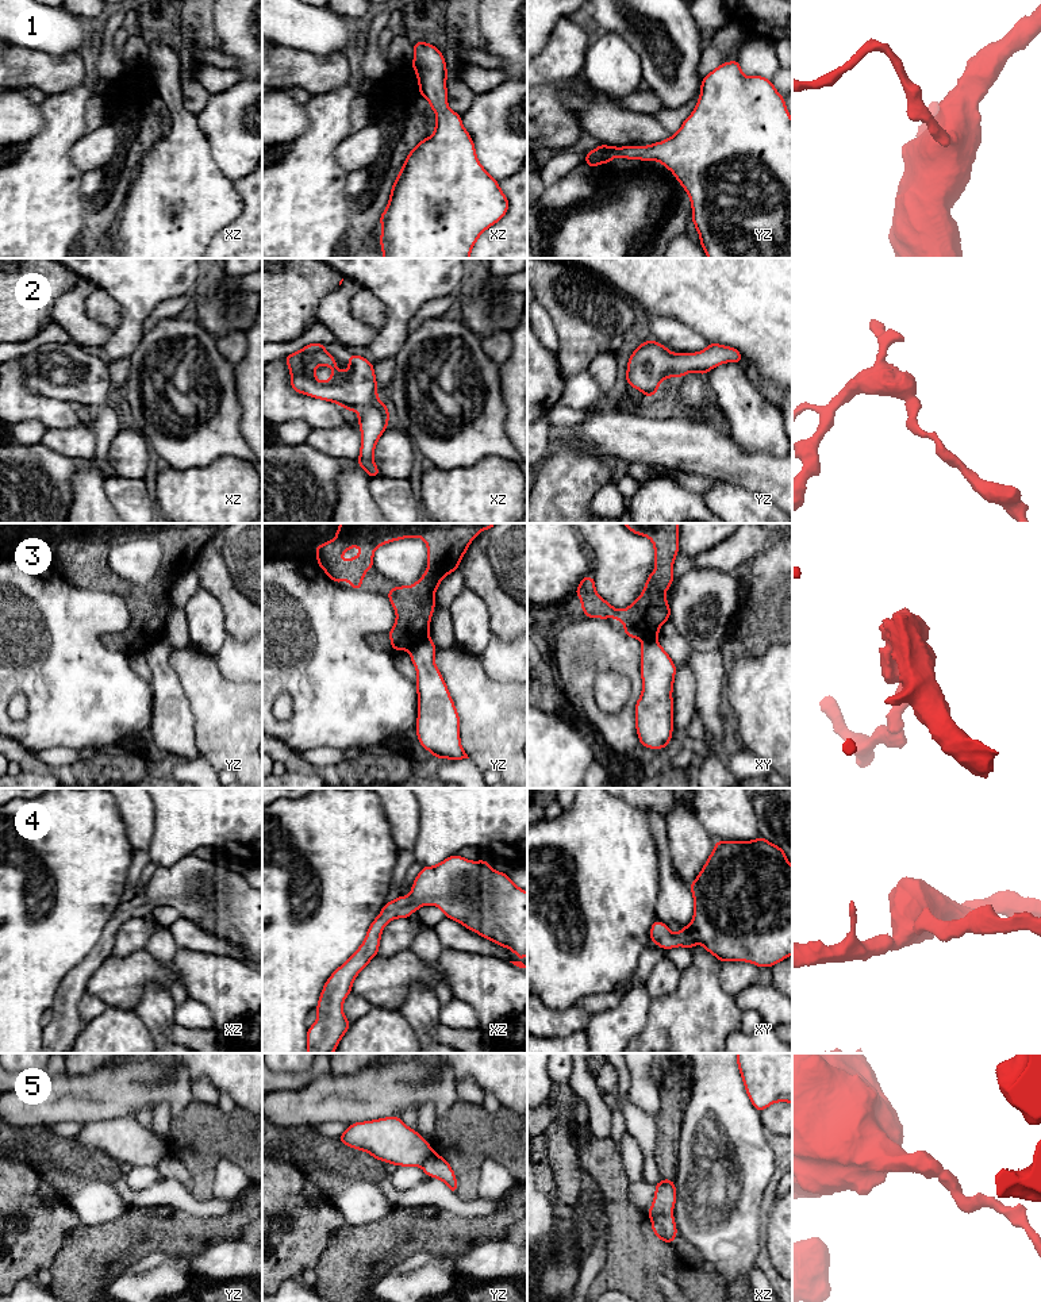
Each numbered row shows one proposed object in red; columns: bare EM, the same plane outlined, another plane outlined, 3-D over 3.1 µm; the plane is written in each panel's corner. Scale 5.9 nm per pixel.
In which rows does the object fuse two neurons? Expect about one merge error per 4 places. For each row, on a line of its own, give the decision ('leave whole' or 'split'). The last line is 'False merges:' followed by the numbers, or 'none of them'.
1: leave whole
2: leave whole
3: split
4: leave whole
5: split
False merges: 3, 5

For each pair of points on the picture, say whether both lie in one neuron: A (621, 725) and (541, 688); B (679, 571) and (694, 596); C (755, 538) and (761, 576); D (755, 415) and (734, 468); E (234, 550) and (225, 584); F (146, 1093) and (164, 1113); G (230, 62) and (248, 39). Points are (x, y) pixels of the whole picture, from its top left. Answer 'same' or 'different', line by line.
A: different
B: different
C: different
D: different
E: different
F: different
G: different

